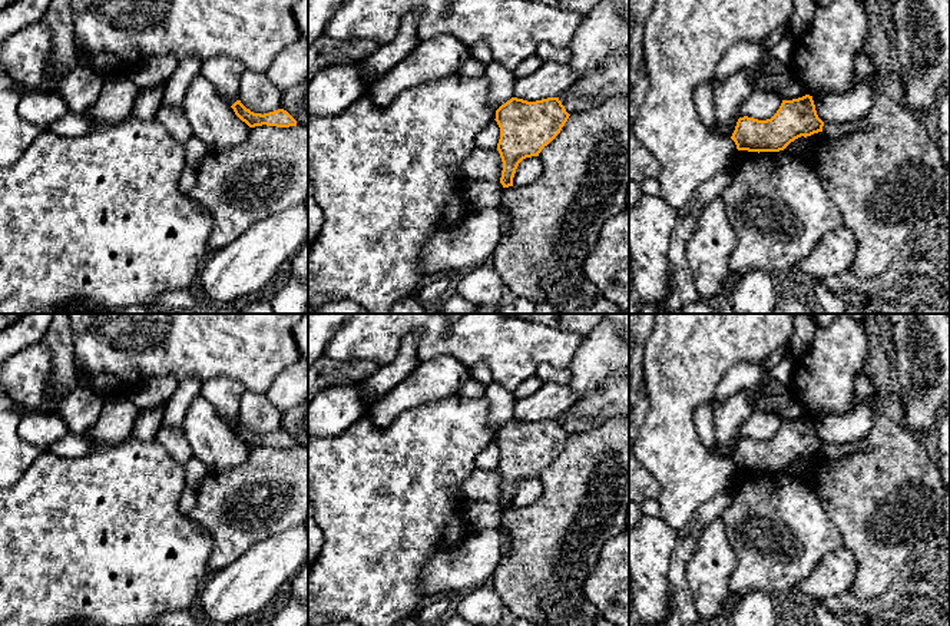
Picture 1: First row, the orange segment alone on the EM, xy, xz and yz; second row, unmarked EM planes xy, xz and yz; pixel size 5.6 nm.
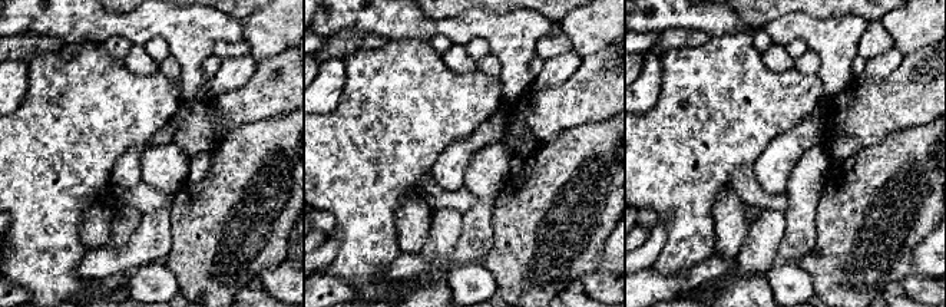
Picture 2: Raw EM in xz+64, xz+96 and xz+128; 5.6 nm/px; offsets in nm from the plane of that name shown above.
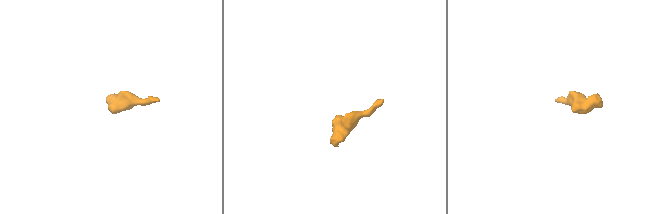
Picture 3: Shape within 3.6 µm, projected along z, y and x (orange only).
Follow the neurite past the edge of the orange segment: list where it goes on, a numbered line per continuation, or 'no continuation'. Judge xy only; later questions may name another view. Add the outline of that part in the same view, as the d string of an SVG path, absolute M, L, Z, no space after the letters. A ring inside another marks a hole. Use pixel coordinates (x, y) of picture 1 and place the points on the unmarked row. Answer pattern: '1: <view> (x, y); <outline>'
no continuation

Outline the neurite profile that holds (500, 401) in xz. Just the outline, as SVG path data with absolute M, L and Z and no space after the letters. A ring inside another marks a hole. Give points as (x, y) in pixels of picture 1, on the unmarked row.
M496 381L486 387L483 397L489 403L489 423L497 431L513 418L516 397Z

